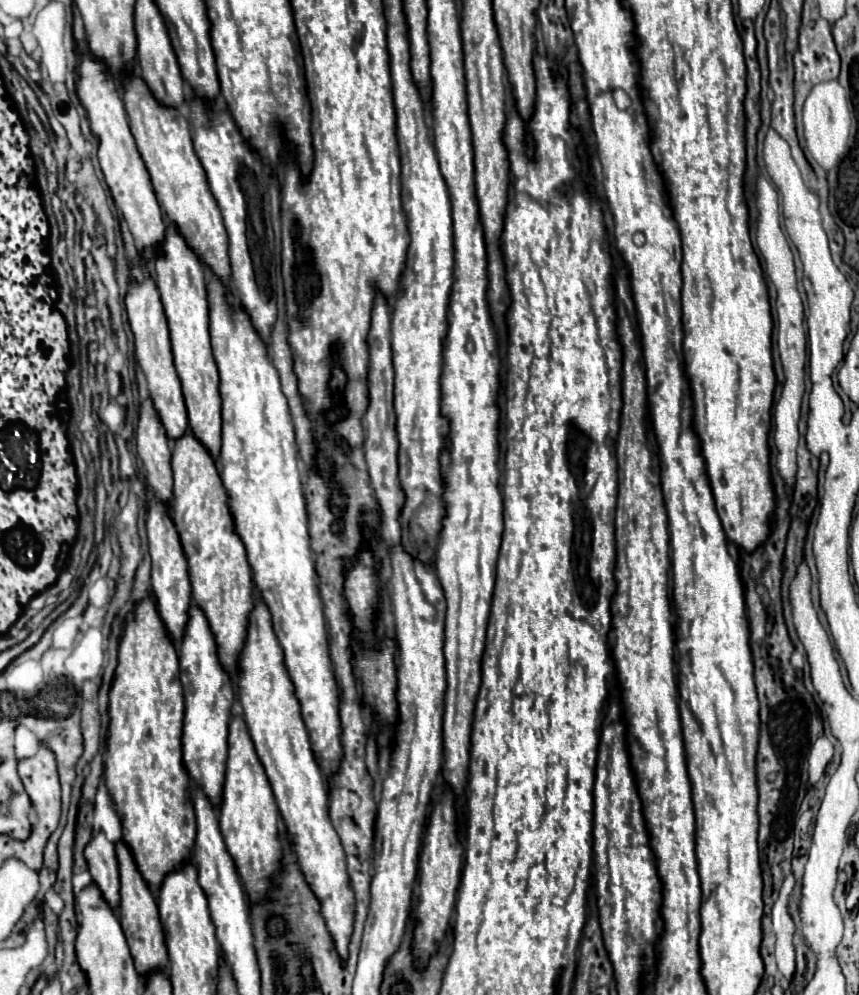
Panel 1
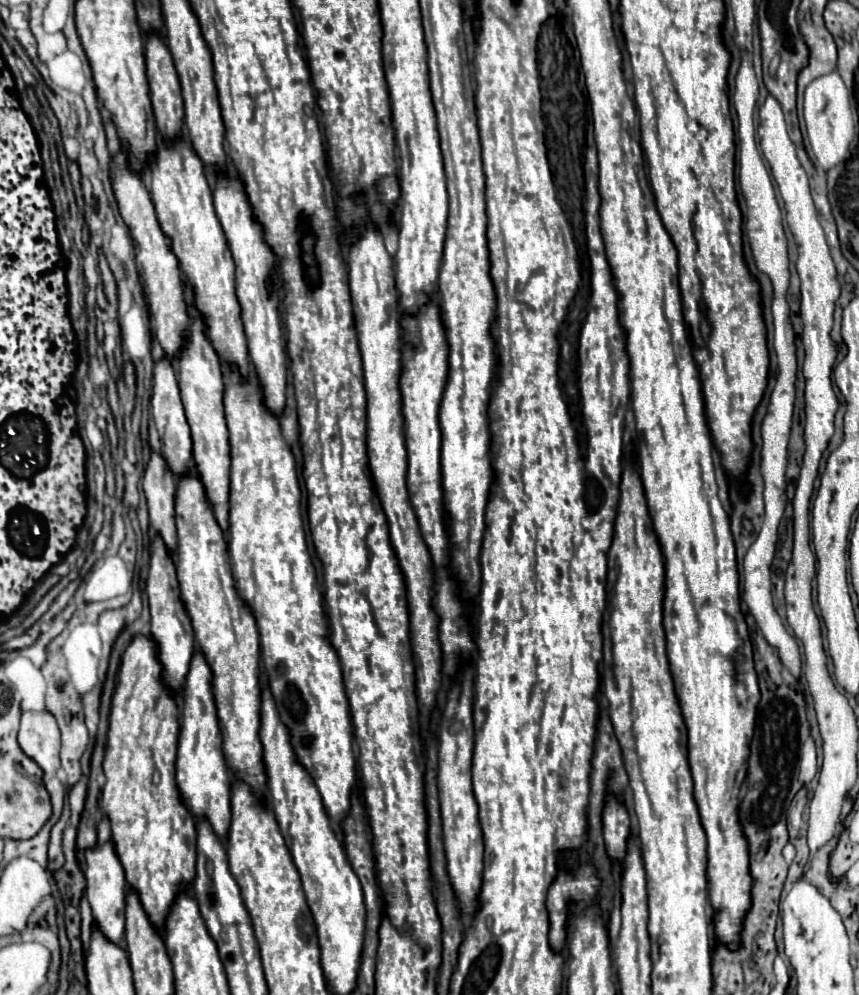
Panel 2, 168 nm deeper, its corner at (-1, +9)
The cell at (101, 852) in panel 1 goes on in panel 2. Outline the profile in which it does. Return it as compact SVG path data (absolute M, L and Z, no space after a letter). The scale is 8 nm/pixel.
M111 841L105 845L97 845L95 849L85 851L87 867L85 867L85 879L87 879L87 889L85 895L89 899L91 911L93 911L93 923L115 941L115 945L123 945L123 935L125 935L125 893L127 893L127 881L123 867L119 863L119 857L115 853L115 847Z

